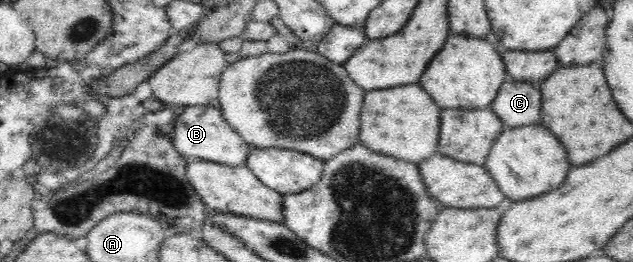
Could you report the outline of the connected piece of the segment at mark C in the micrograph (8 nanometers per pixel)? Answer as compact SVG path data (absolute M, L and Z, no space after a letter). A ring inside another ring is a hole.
M507 78L495 98L490 107L506 128L539 123L542 98L538 84Z

